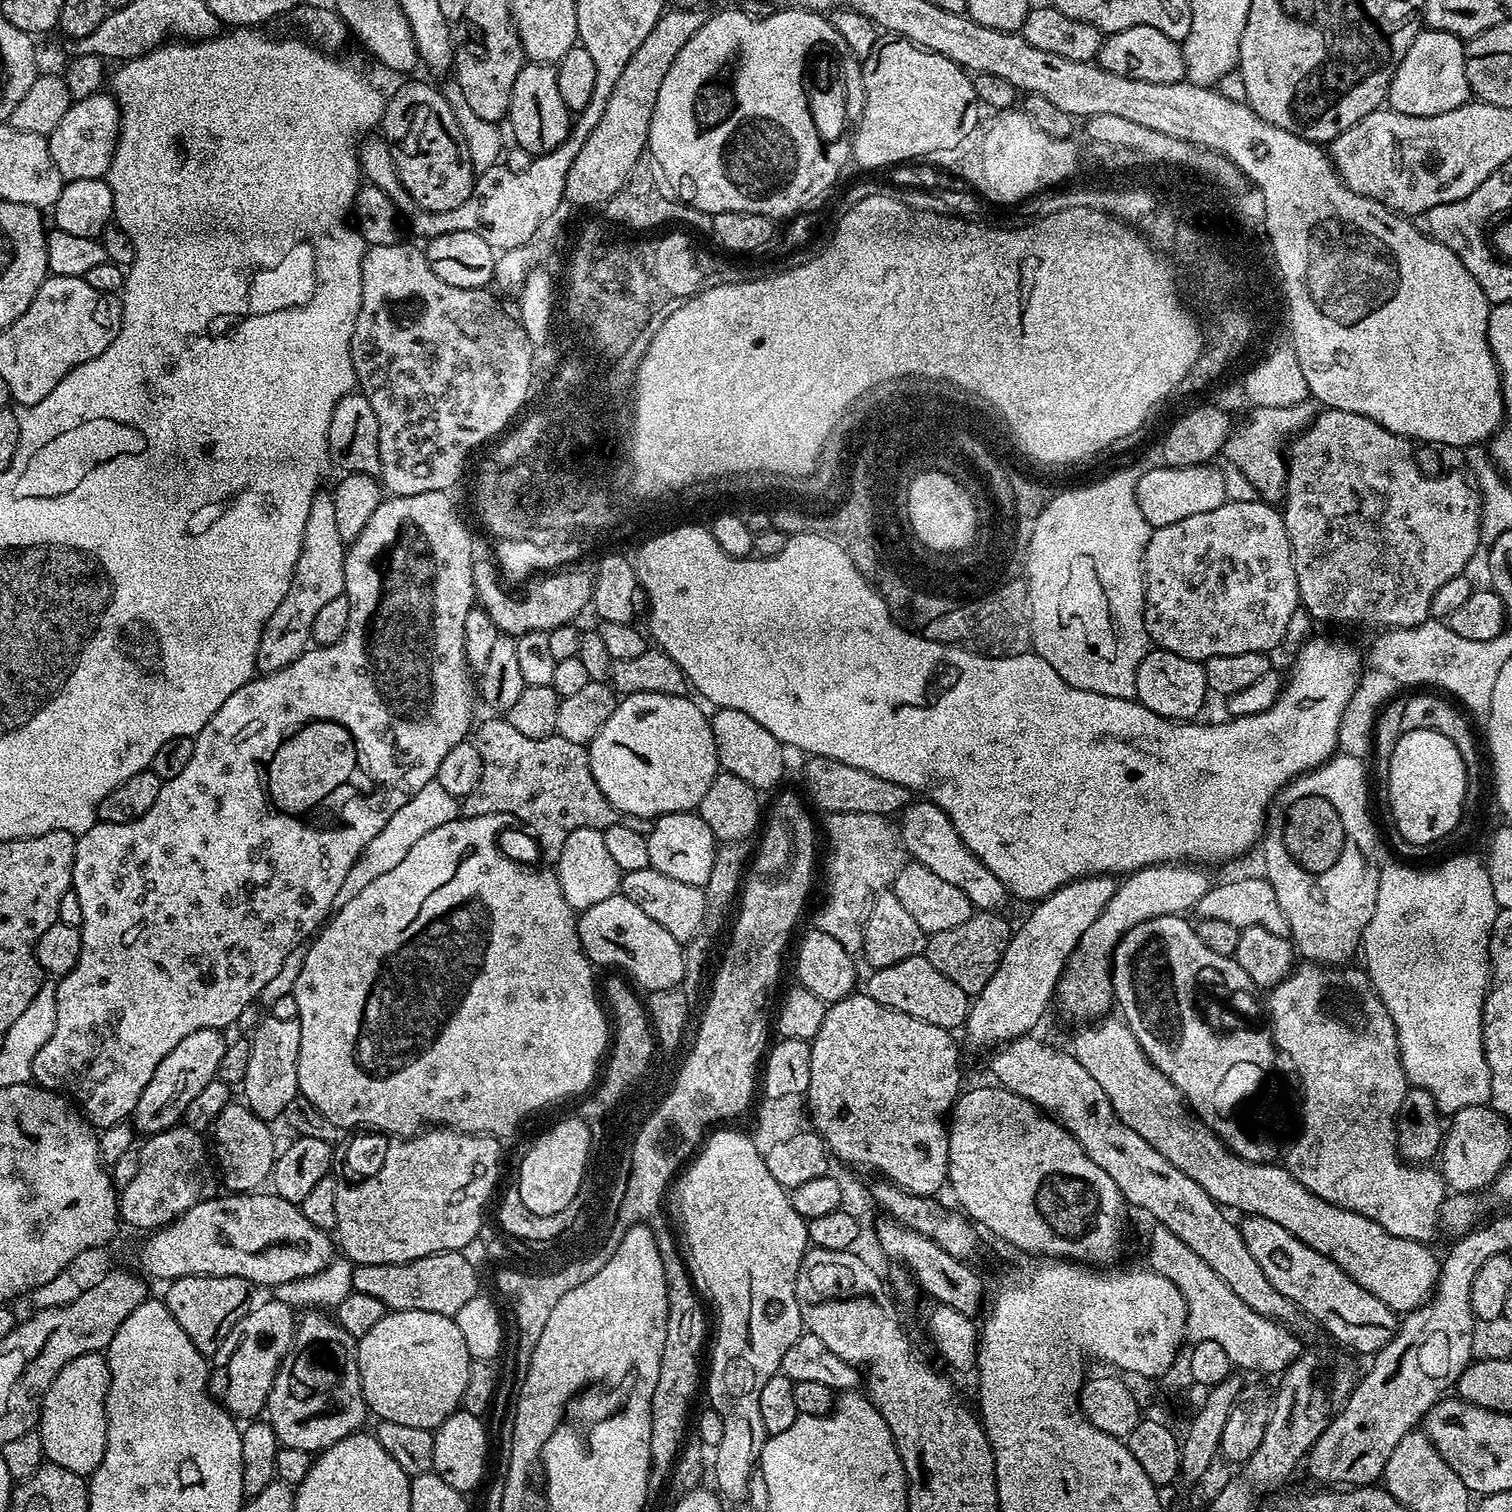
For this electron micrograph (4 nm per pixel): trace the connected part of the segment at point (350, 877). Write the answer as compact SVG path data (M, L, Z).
M435 779L426 782L426 786L422 786L414 798L410 798L410 802L405 802L400 809L394 810L394 814L390 814L390 822L386 822L386 826L382 826L382 830L378 830L378 834L374 834L374 838L370 838L370 842L360 851L360 857L354 866L350 866L350 874L346 874L346 879L338 889L338 901L343 902L362 894L362 890L366 890L374 878L394 870L394 866L398 866L398 862L402 862L402 858L406 858L406 854L410 854L413 846L430 834L430 830L438 830L438 826L446 826L446 822L454 822L461 816L462 804L458 797L449 794Z

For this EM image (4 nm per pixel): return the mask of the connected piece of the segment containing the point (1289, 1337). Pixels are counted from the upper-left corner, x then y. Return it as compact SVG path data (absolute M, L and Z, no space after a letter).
M1161 1224L1152 1226L1150 1234L1150 1252L1148 1262L1151 1271L1164 1276L1178 1287L1186 1304L1187 1320L1185 1337L1191 1342L1214 1341L1230 1355L1235 1367L1258 1372L1281 1373L1296 1360L1302 1351L1302 1345L1285 1325L1257 1314L1246 1305L1211 1270L1206 1262L1199 1258L1194 1250L1177 1235L1171 1234Z

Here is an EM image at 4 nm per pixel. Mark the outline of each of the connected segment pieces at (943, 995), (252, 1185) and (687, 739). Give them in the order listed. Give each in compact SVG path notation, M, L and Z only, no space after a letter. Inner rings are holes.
M922 954L906 958L894 966L877 968L871 975L866 995L882 1006L910 1014L910 1018L930 1022L930 1026L949 1030L959 1029L968 1020L970 997L962 990L962 986L954 986L954 982L950 982L942 970L934 970L934 966L930 966Z
M233 1102L222 1110L216 1119L216 1148L214 1144L214 1160L218 1172L224 1175L224 1184L229 1193L252 1194L257 1191L260 1183L267 1181L272 1174L272 1165L276 1162L278 1147L272 1137L269 1121L258 1118L243 1103ZM220 1163L220 1168L219 1164Z
M634 694L633 696L623 697L617 703L614 714L606 718L606 726L598 730L598 734L593 738L592 743L587 745L588 761L590 770L594 774L594 782L602 790L602 794L616 808L616 811L624 816L639 816L641 818L655 818L665 816L671 812L690 812L699 809L702 798L706 790L710 790L710 782L714 782L718 771L718 761L716 758L716 747L714 746L714 734L712 733L712 721L698 705L688 696L671 696L670 694Z

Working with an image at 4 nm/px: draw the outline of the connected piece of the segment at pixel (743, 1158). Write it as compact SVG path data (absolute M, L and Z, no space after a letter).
M732 1126L721 1127L720 1129L724 1128L721 1132L713 1131L703 1141L702 1147L691 1157L690 1163L683 1169L682 1175L684 1174L684 1177L681 1178L680 1176L671 1185L670 1216L672 1220L673 1218L676 1219L676 1228L680 1231L681 1241L679 1240L679 1243L682 1245L684 1263L688 1269L688 1275L692 1277L692 1284L696 1287L697 1293L710 1305L710 1308L710 1303L712 1303L712 1308L716 1311L714 1335L710 1340L712 1357L709 1360L707 1357L706 1360L706 1388L708 1384L707 1403L718 1414L718 1418L722 1418L722 1442L718 1442L718 1446L714 1449L713 1456L716 1457L713 1460L711 1457L710 1476L716 1479L717 1485L715 1484L715 1487L725 1501L736 1500L735 1502L744 1502L748 1499L748 1483L750 1482L751 1475L758 1471L760 1452L764 1449L764 1441L766 1439L766 1433L762 1426L762 1414L758 1410L758 1394L767 1380L780 1372L782 1354L786 1354L786 1350L790 1350L790 1346L794 1346L794 1342L798 1342L798 1338L802 1335L802 1321L800 1319L800 1311L798 1310L798 1298L796 1297L796 1279L798 1278L798 1266L810 1245L808 1243L807 1223L800 1217L798 1210L794 1210L792 1197L785 1187L775 1180L773 1174L770 1174L770 1170L767 1169L765 1155L755 1149L753 1137L748 1132L747 1134L735 1132L734 1129L728 1127Z

